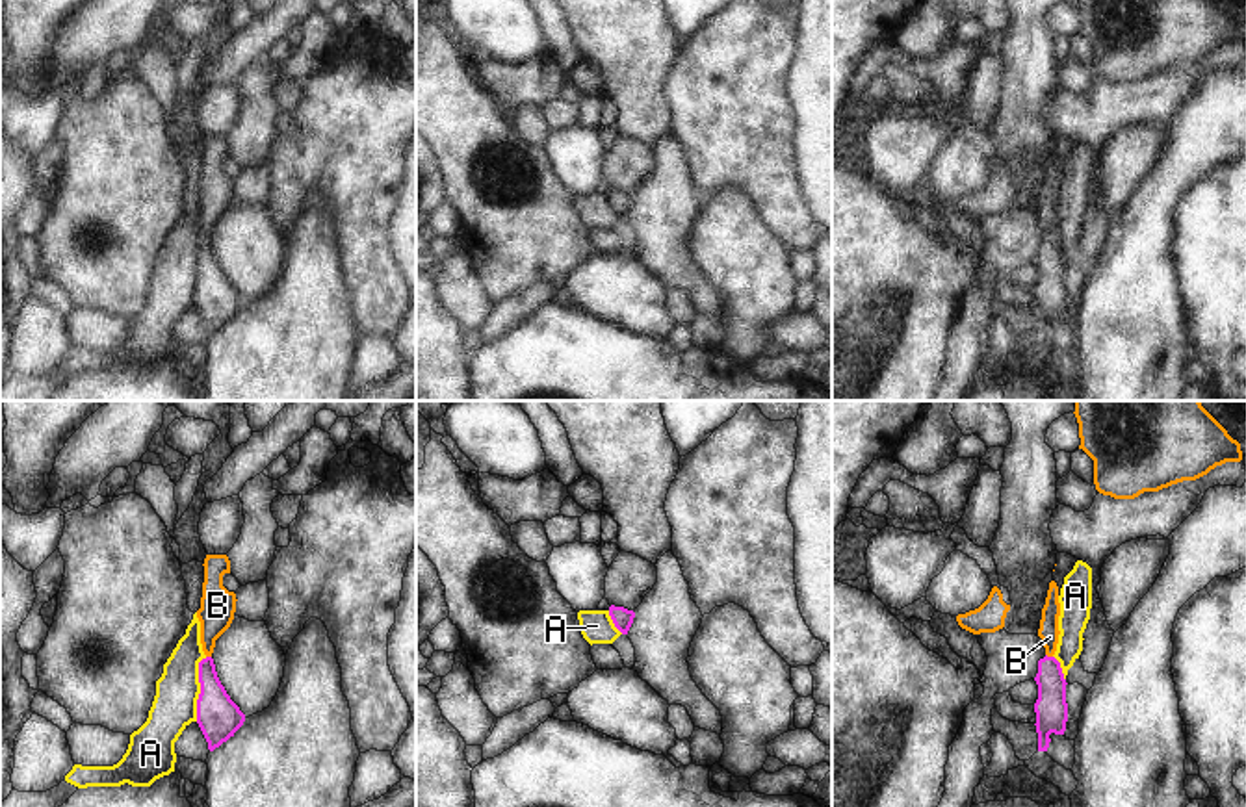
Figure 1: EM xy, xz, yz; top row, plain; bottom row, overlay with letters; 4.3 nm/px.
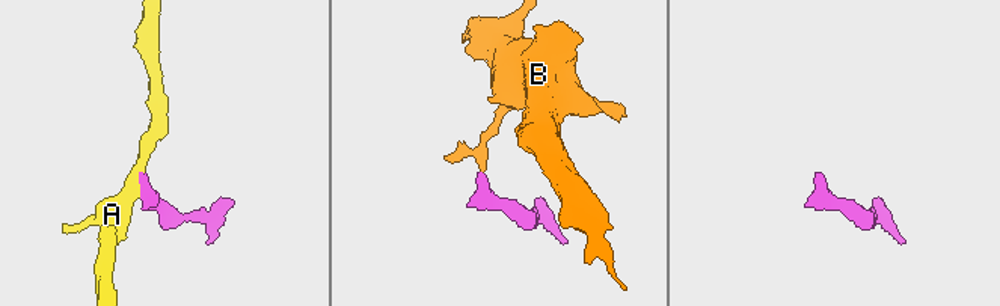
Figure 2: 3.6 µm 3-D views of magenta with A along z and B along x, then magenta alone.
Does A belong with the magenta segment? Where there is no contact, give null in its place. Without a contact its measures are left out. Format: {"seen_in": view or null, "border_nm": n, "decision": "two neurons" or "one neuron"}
{"seen_in": "xy", "border_nm": 280, "decision": "two neurons"}

